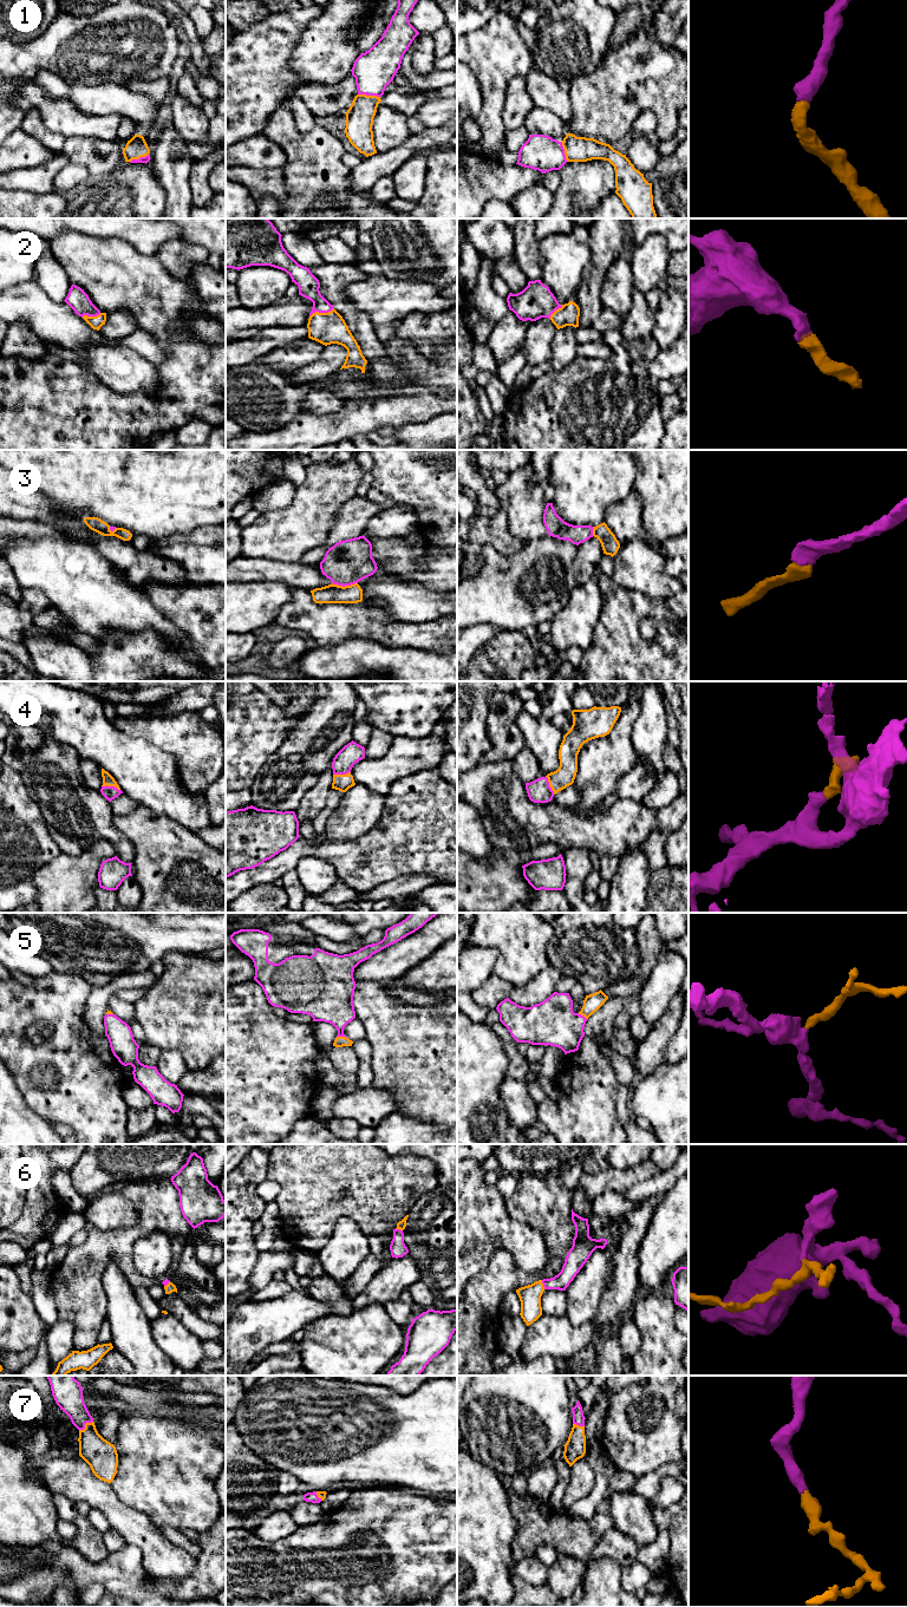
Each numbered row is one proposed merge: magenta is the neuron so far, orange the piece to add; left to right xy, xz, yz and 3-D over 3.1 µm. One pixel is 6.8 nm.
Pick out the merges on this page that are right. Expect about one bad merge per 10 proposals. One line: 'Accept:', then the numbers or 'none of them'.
Accept: 1, 2, 3, 4, 5, 6, 7

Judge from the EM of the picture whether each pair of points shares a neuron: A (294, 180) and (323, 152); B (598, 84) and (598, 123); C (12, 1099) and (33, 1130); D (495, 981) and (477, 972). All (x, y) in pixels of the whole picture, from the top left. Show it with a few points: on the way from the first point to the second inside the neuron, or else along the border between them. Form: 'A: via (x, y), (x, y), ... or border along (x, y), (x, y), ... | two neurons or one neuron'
A: via (302, 171), (307, 167), (307, 161), (314, 157) | one neuron
B: via (598, 93), (598, 113) | one neuron
C: via (12, 1106), (26, 1123) | one neuron
D: border along (493, 973), (470, 993) | two neurons

